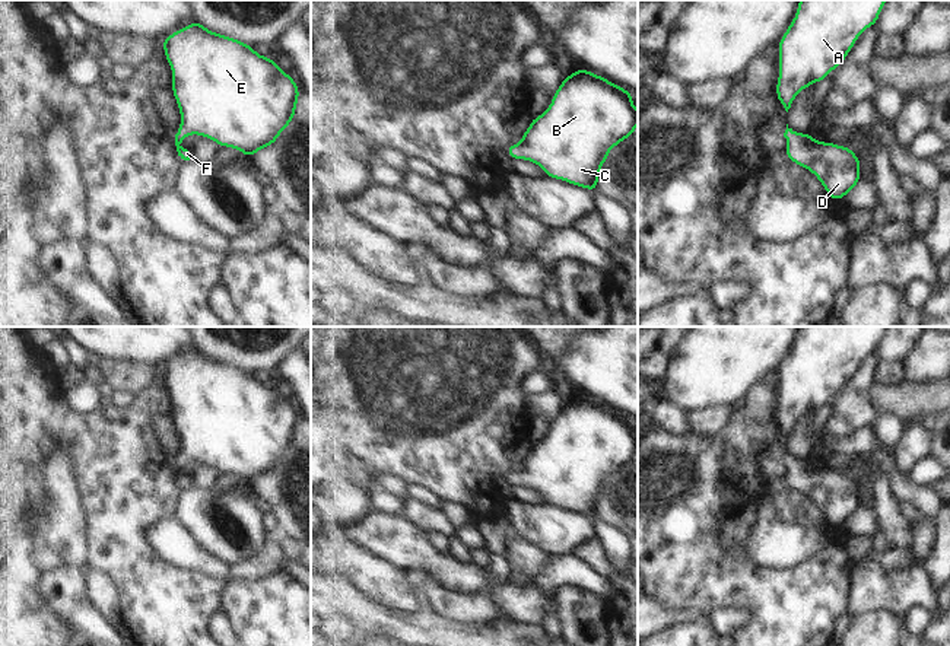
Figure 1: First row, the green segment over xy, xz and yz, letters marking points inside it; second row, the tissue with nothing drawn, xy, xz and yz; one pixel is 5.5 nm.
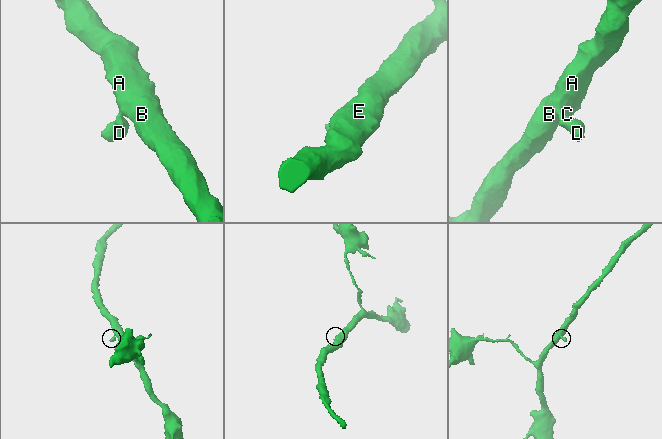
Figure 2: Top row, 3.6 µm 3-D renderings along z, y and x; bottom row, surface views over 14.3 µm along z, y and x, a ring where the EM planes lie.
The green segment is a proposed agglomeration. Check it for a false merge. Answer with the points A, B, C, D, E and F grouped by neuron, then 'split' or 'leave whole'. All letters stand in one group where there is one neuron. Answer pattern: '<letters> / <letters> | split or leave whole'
A B C D E F | leave whole

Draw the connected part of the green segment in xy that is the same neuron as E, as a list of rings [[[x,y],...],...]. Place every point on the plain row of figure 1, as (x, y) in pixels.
[[[196,346],[166,363],[162,373],[172,395],[172,420],[182,445],[175,472],[184,490],[194,487],[193,478],[179,472],[188,461],[200,461],[251,484],[274,471],[292,449],[301,421],[298,411],[273,385],[257,381],[251,372],[215,360]]]

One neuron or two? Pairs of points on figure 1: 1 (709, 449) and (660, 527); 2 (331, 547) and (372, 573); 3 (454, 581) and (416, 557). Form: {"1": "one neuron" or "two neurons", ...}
{"1": "one neuron", "2": "one neuron", "3": "one neuron"}

